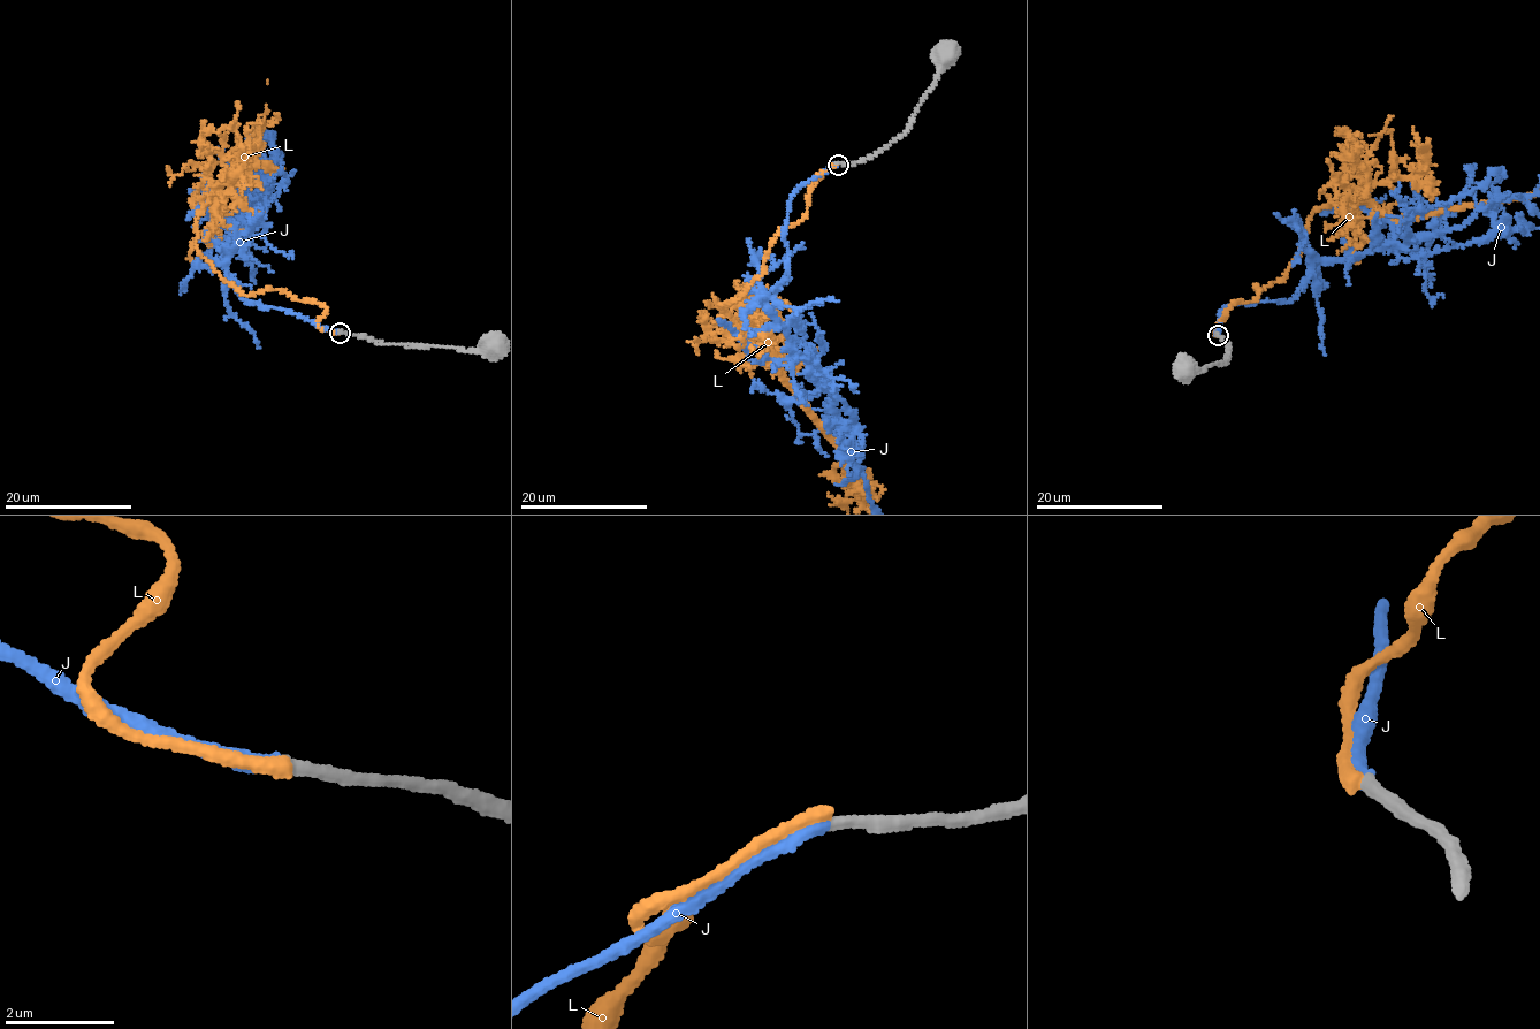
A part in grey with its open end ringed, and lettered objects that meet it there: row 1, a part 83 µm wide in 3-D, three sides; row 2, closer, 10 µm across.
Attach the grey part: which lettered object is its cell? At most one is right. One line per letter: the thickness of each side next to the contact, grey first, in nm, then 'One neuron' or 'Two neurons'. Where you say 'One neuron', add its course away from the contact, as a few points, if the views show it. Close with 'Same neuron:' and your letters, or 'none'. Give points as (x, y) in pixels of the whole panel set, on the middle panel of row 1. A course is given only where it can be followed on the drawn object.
J: Thickness 240 nm (grey) against 260 nm. One neuron
L: Thickness 240 nm (grey) against 280 nm. Two neurons
Same neuron: J

